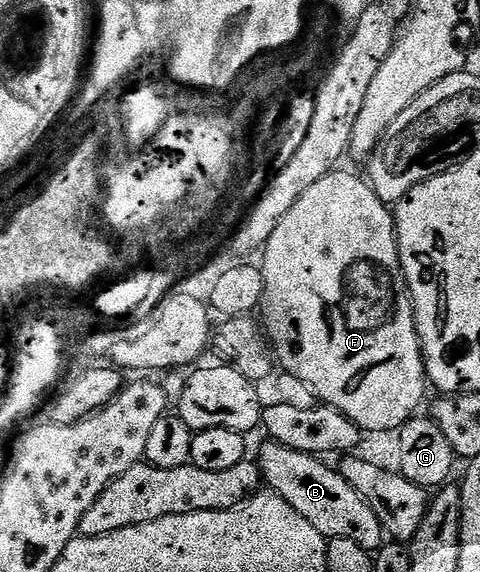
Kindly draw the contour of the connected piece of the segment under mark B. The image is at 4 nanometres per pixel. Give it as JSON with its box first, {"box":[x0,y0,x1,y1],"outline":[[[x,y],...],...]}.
{"box":[258,440,386,552],"outline":[[[271,440],[265,443],[258,457],[263,485],[271,493],[282,496],[298,516],[306,516],[306,520],[310,520],[310,524],[314,524],[326,539],[354,540],[354,544],[362,544],[362,548],[370,552],[385,545],[386,535],[378,516],[374,516],[370,504],[366,504],[366,500],[362,500],[346,480],[342,480],[339,469],[332,467],[331,470],[324,463],[327,461],[315,454],[294,452]]]}

